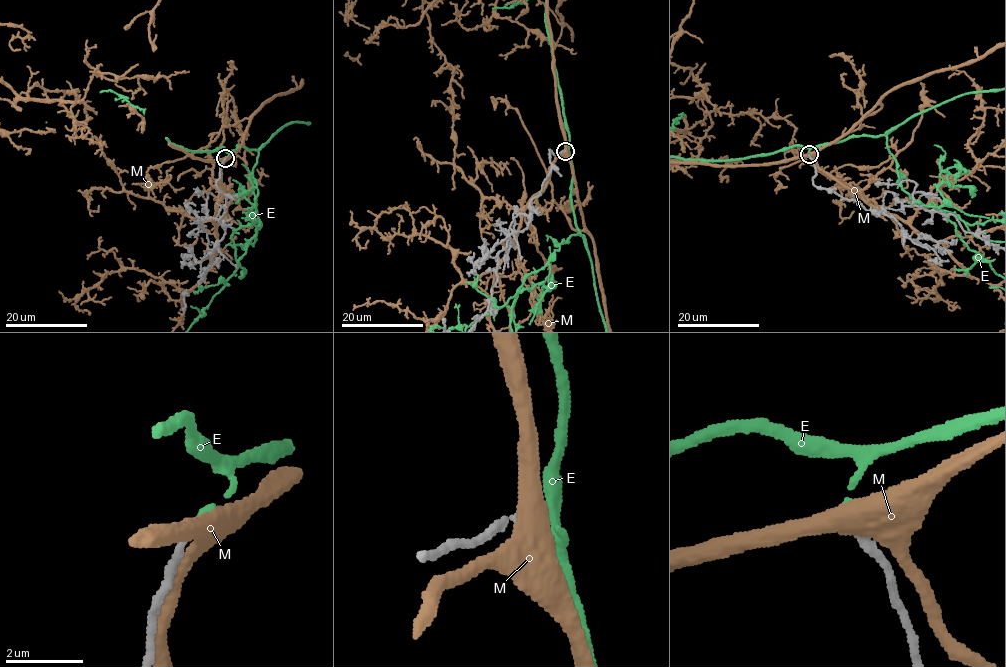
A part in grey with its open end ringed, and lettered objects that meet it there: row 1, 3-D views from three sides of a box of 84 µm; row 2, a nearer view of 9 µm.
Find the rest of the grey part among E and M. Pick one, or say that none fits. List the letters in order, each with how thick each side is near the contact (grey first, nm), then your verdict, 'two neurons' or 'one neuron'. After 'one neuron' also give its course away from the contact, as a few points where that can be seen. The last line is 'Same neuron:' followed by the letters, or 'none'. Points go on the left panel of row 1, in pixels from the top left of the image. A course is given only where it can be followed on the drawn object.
E: calibres 180 and 140 nm; one neuron
M: calibres 190 and 550 nm; two neurons
Same neuron: E

